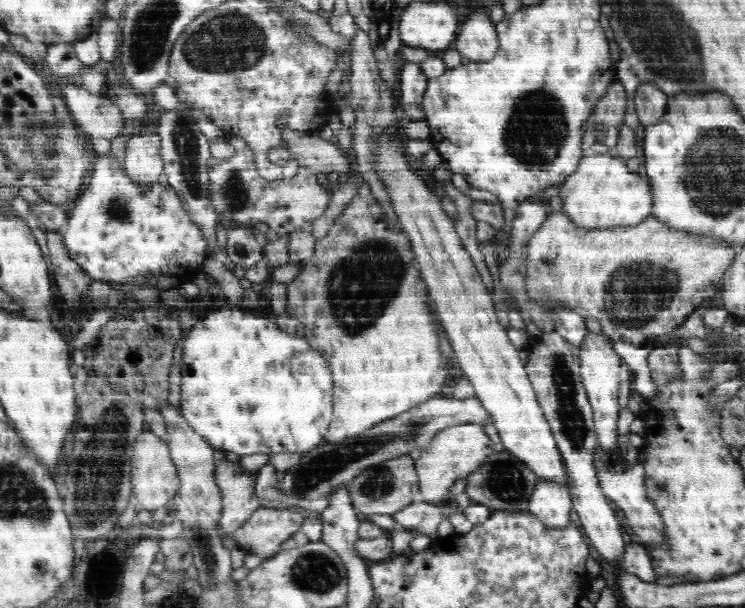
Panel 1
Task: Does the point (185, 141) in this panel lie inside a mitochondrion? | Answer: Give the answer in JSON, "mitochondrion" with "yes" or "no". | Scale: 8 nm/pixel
{"mitochondrion":"yes"}

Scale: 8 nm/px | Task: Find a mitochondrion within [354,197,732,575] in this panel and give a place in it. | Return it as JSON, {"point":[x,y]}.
{"point":[633,289]}

